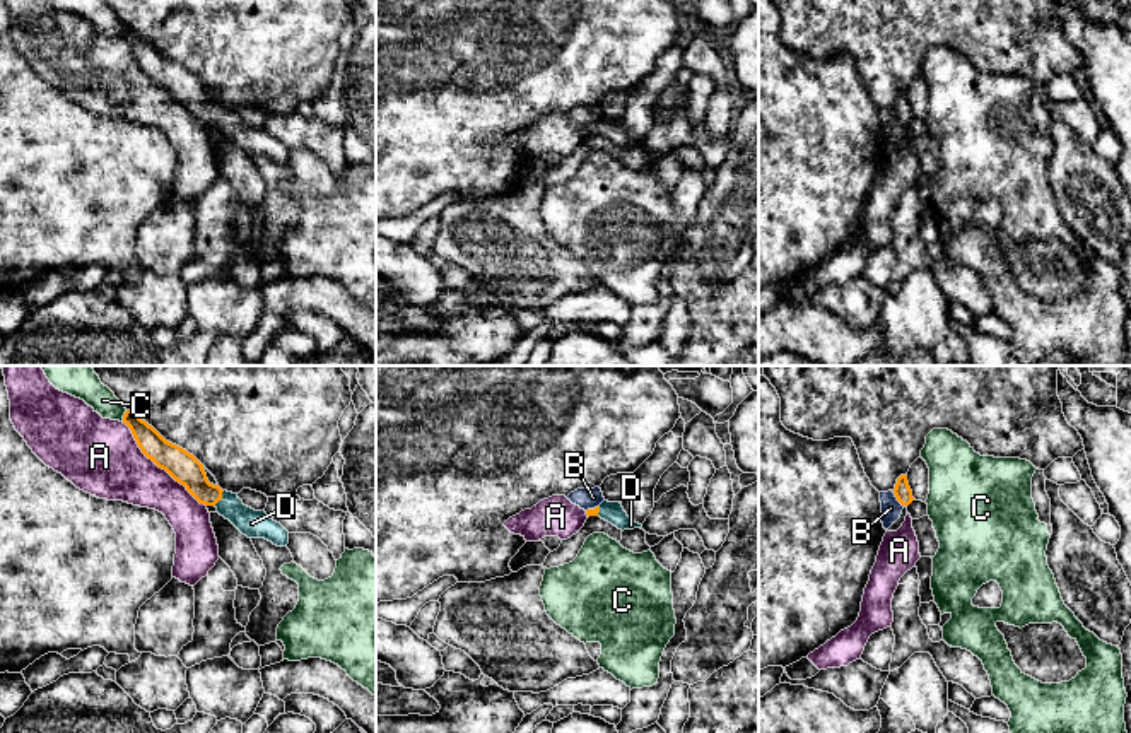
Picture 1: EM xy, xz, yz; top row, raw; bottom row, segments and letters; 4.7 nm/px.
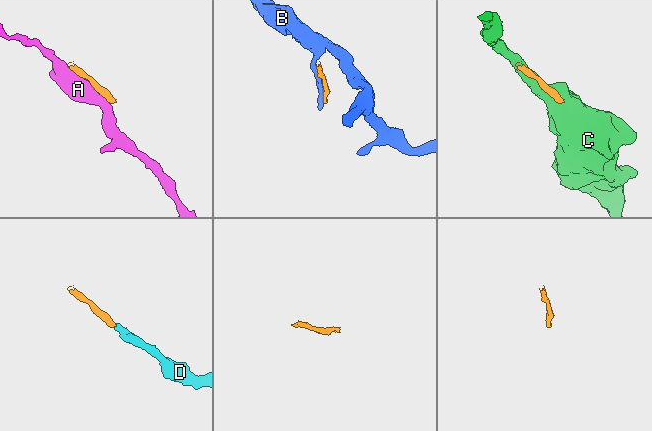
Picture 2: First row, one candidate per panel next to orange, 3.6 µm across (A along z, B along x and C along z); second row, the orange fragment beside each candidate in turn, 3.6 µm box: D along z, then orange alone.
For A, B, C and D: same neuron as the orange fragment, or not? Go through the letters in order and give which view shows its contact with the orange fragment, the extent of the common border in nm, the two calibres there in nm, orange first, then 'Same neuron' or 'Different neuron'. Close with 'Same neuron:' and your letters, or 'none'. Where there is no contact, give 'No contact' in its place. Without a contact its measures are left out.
A: Touches orange in xy. Shared border 550 nm. Thickness 140 nm (orange) against 340 nm. Different neuron
B: Touches orange in yz. Shared border 90 nm. Thickness 80 nm (orange) against 100 nm. Different neuron
C: Touches orange in xy. Shared border 60 nm. Thickness 120 nm (orange) against 150 nm. Different neuron
D: Touches orange in xy. Shared border 90 nm. Thickness 140 nm (orange) against 130 nm. Same neuron
Same neuron: D

